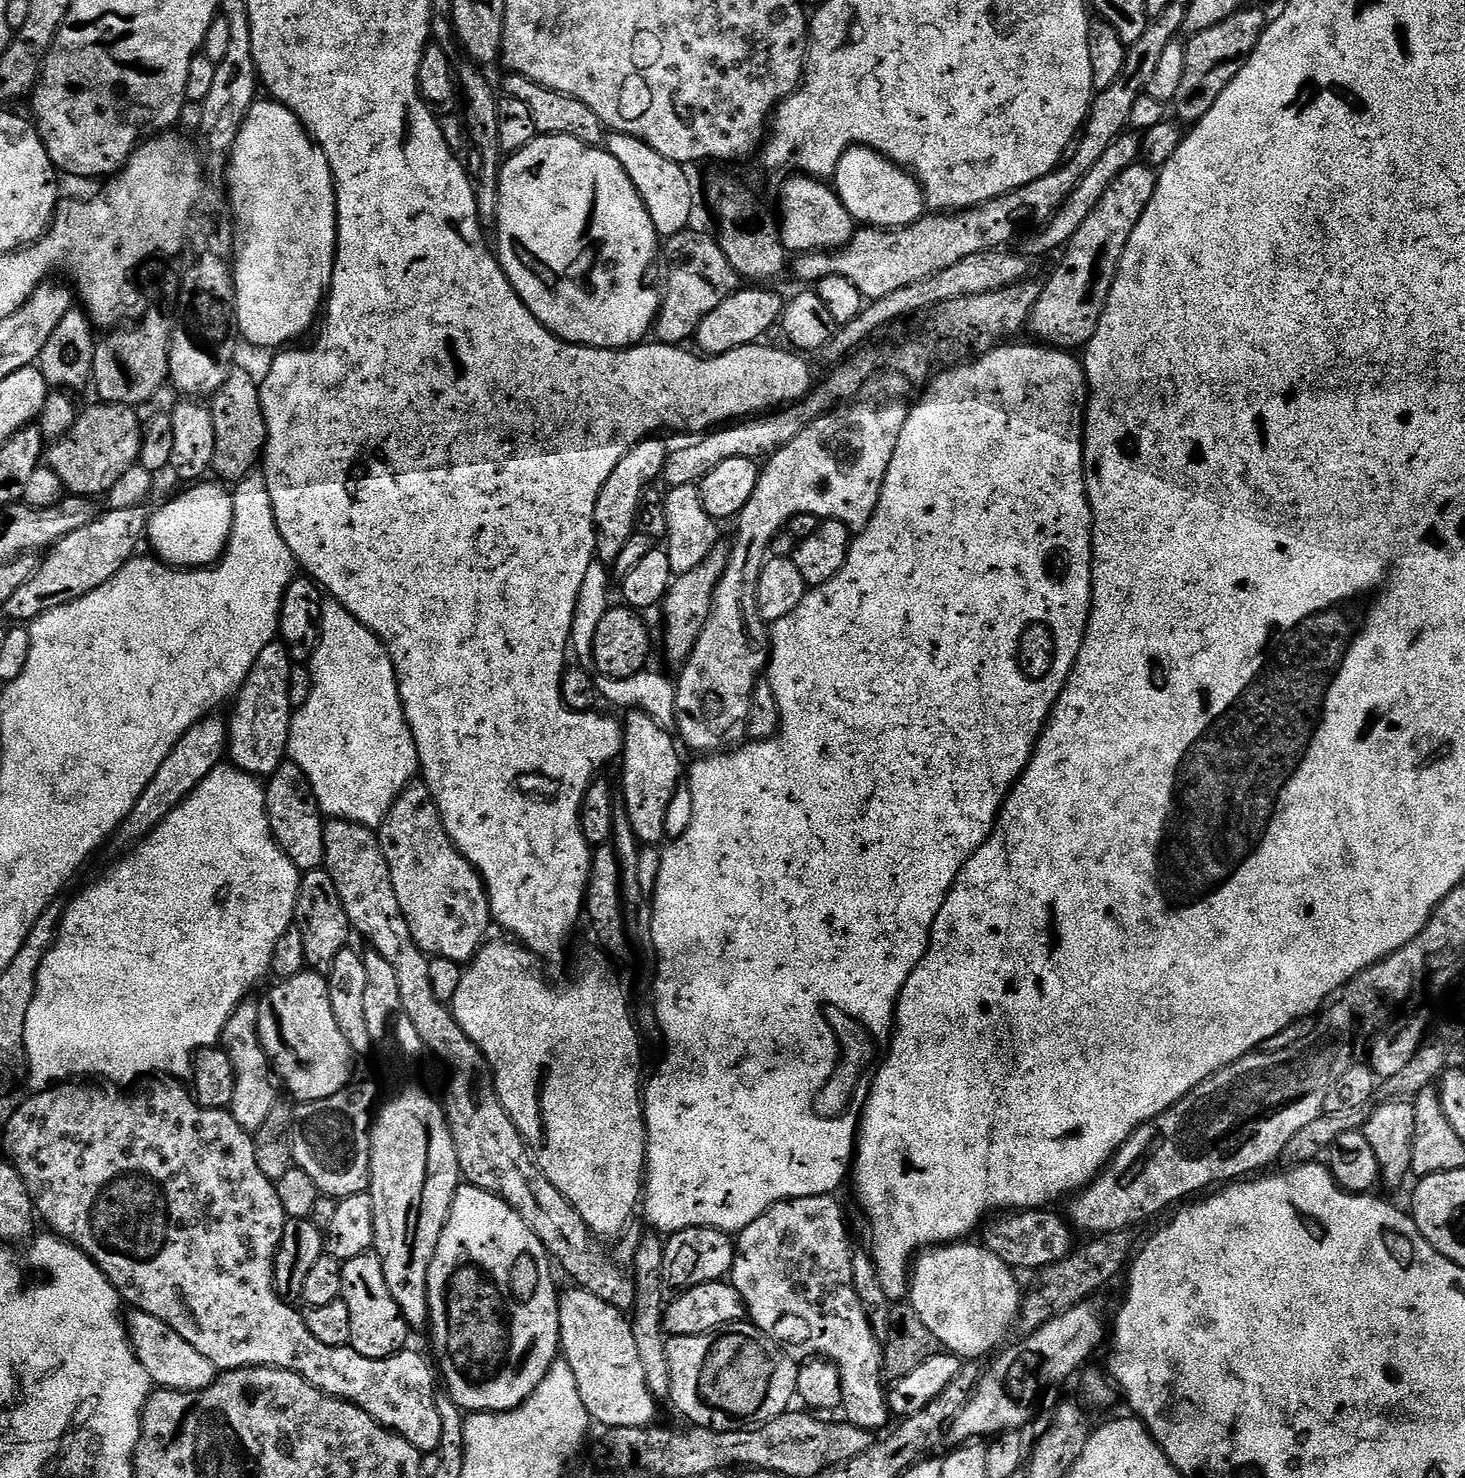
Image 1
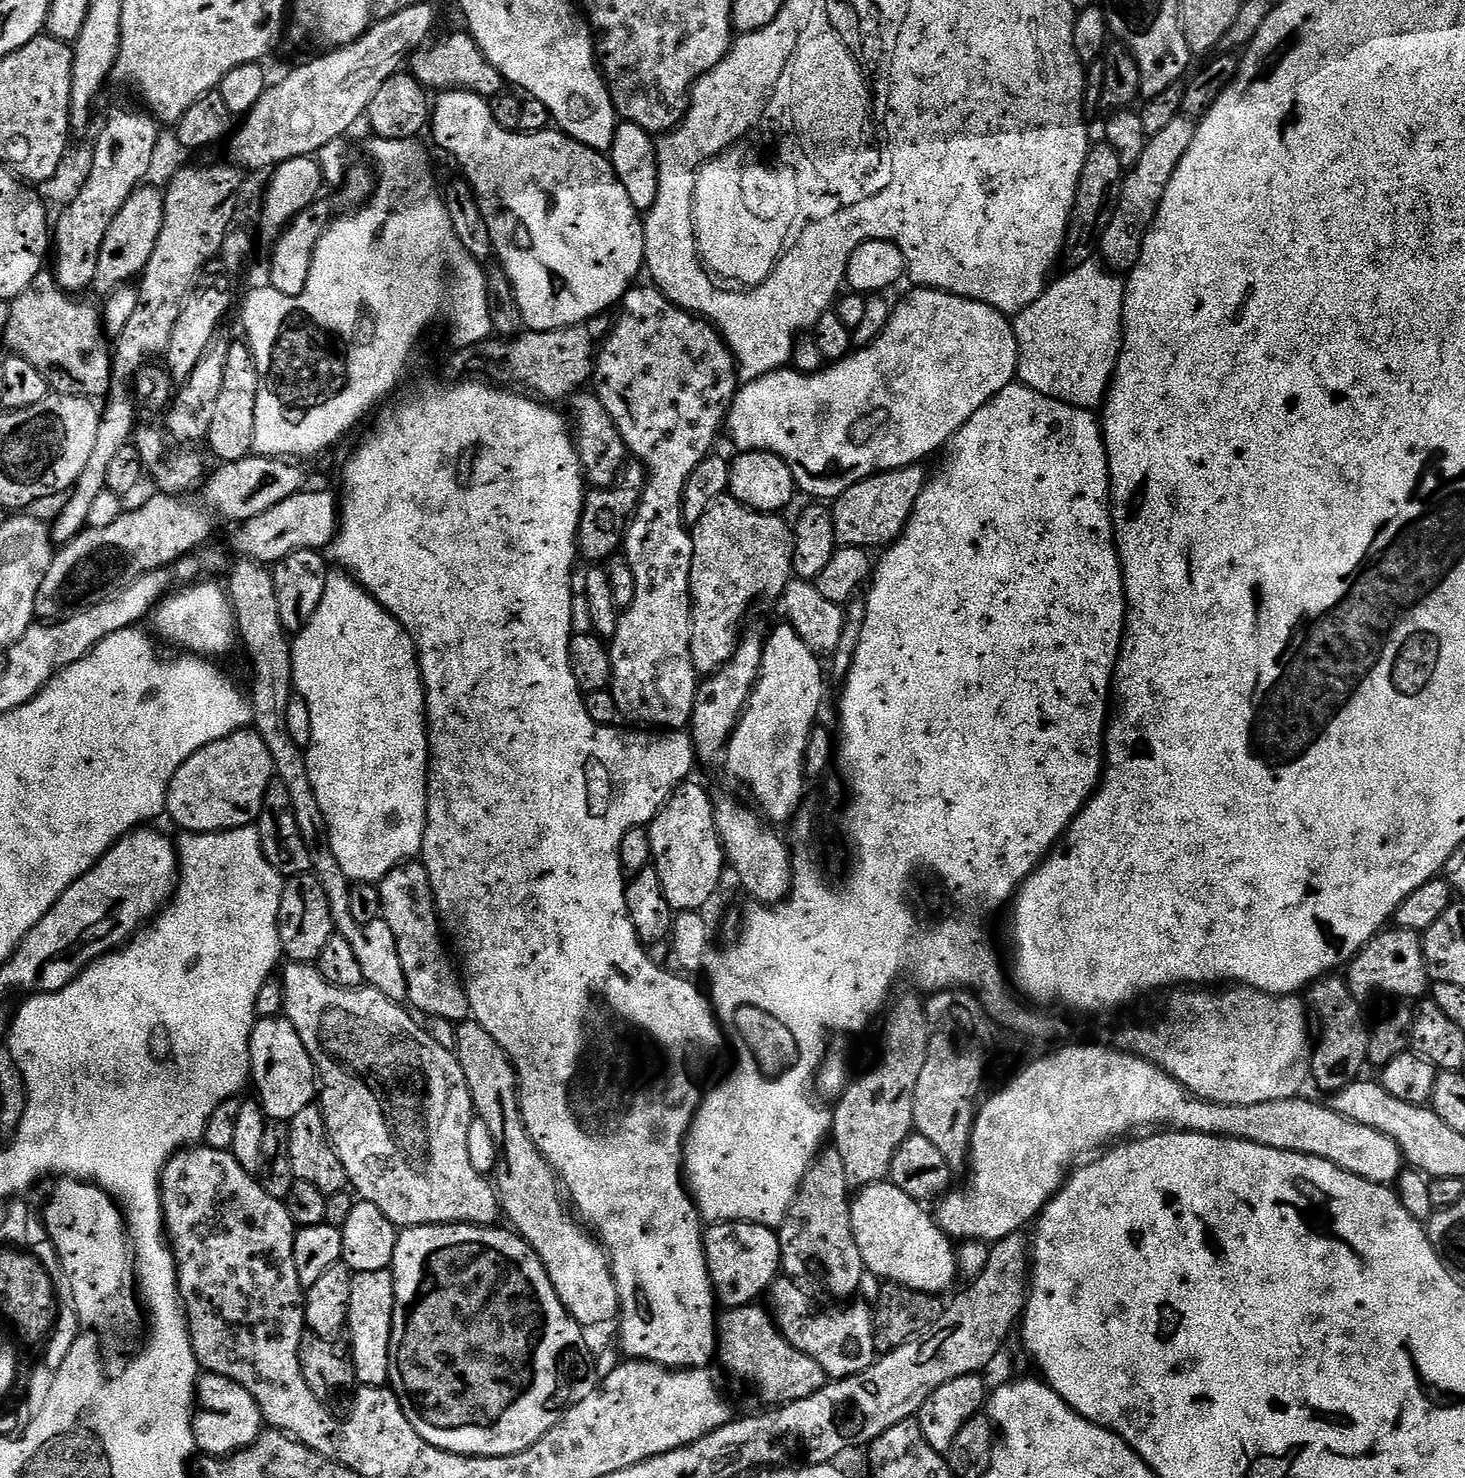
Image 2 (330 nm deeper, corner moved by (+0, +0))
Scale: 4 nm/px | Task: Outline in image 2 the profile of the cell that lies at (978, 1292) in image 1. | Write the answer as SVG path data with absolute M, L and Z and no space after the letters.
M881 1182L879 1184L871 1184L869 1188L861 1188L855 1193L852 1200L852 1225L854 1226L854 1238L858 1242L858 1250L862 1250L862 1262L865 1269L869 1273L872 1272L876 1276L881 1276L879 1279L884 1282L901 1284L907 1288L913 1288L919 1292L931 1292L933 1294L944 1294L944 1291L951 1286L955 1280L958 1280L956 1267L956 1251L953 1241L950 1237L940 1229L940 1225L936 1223L936 1219L931 1211L927 1212L925 1205L919 1200L910 1198L910 1194L902 1194L902 1190L898 1190L898 1186L894 1186L891 1182Z

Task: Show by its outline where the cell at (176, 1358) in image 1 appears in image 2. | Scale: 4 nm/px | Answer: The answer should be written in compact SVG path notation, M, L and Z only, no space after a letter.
M213 1372L201 1375L196 1382L196 1404L192 1428L196 1432L197 1449L212 1458L223 1458L249 1448L265 1427L264 1415L254 1397L238 1382Z

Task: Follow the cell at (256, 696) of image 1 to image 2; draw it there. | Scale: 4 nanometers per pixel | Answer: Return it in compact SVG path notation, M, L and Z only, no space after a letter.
M251 727L239 728L218 742L202 746L178 766L166 794L166 816L184 832L225 832L255 825L275 770L260 735Z

